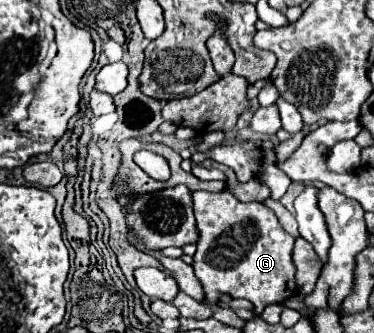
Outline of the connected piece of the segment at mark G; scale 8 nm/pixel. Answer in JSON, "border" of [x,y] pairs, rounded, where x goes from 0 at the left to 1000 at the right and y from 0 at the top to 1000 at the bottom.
{"border":[[[591,568],[580,580],[516,574],[516,634],[532,688],[532,730],[527,760],[516,772],[516,808],[548,868],[553,898],[575,898],[586,880],[612,880],[623,898],[650,892],[676,910],[676,940],[693,946],[714,916],[725,910],[757,916],[773,892],[794,886],[789,796],[778,772],[789,718],[757,694],[735,640],[714,616],[687,604],[650,610],[612,568]]]}

